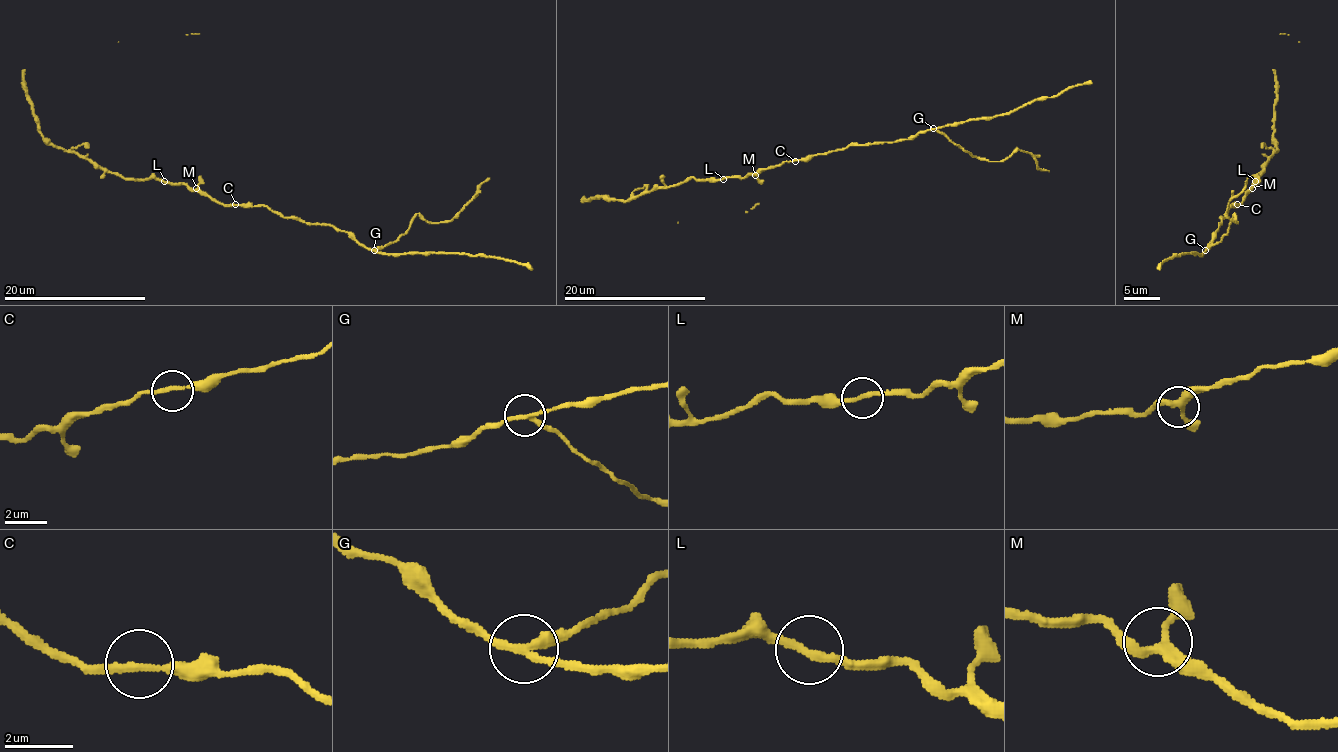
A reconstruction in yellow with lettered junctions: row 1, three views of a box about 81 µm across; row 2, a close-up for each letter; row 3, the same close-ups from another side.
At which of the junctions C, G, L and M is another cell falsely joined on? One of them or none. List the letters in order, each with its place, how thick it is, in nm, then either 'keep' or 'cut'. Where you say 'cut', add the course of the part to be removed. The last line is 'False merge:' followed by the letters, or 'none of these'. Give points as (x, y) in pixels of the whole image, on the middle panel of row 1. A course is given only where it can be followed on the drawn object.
C: place (795, 161); calibre 220 nm; keep
G: place (933, 128); calibre 220 nm; cut; course (933, 129), (976, 157), (989, 161), (1008, 157), (1015, 150), (1024, 150), (1040, 170), (1049, 172)
L: place (723, 179); calibre 220 nm; keep
M: place (755, 175); calibre 280 nm; keep
False merge: G

